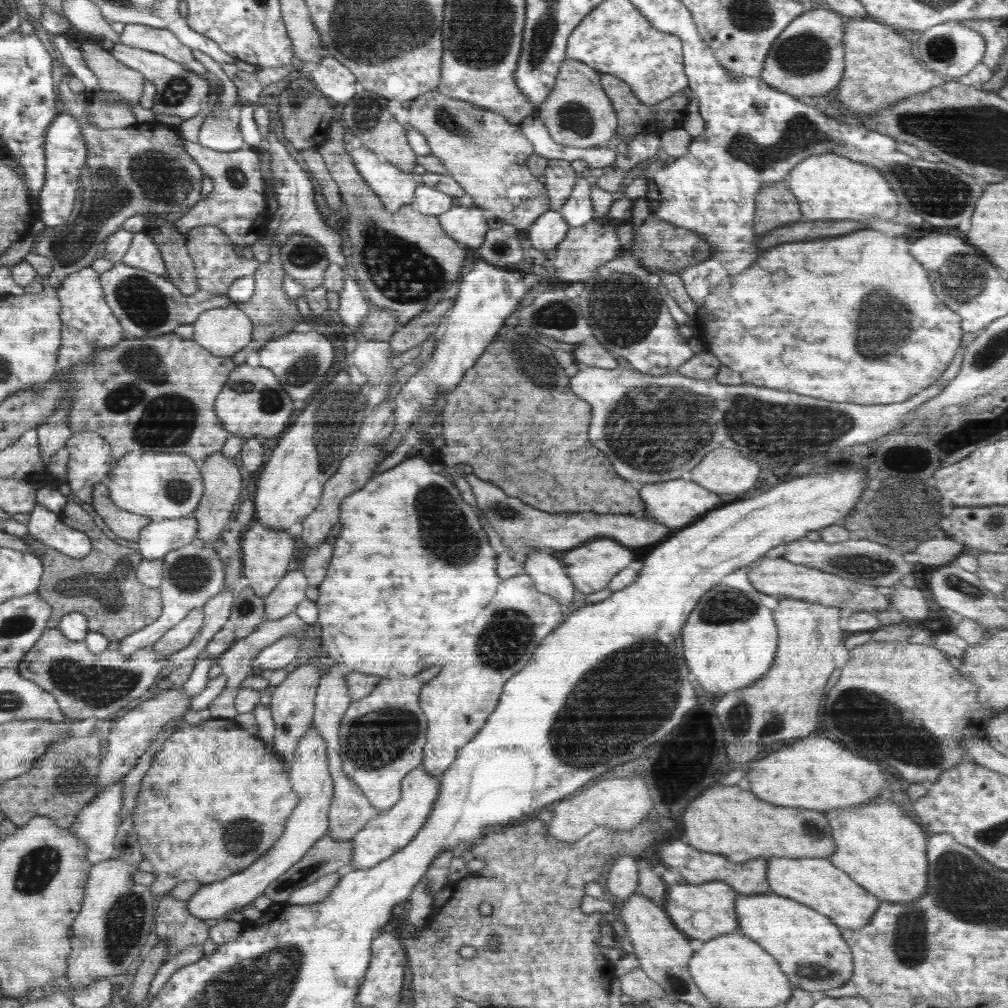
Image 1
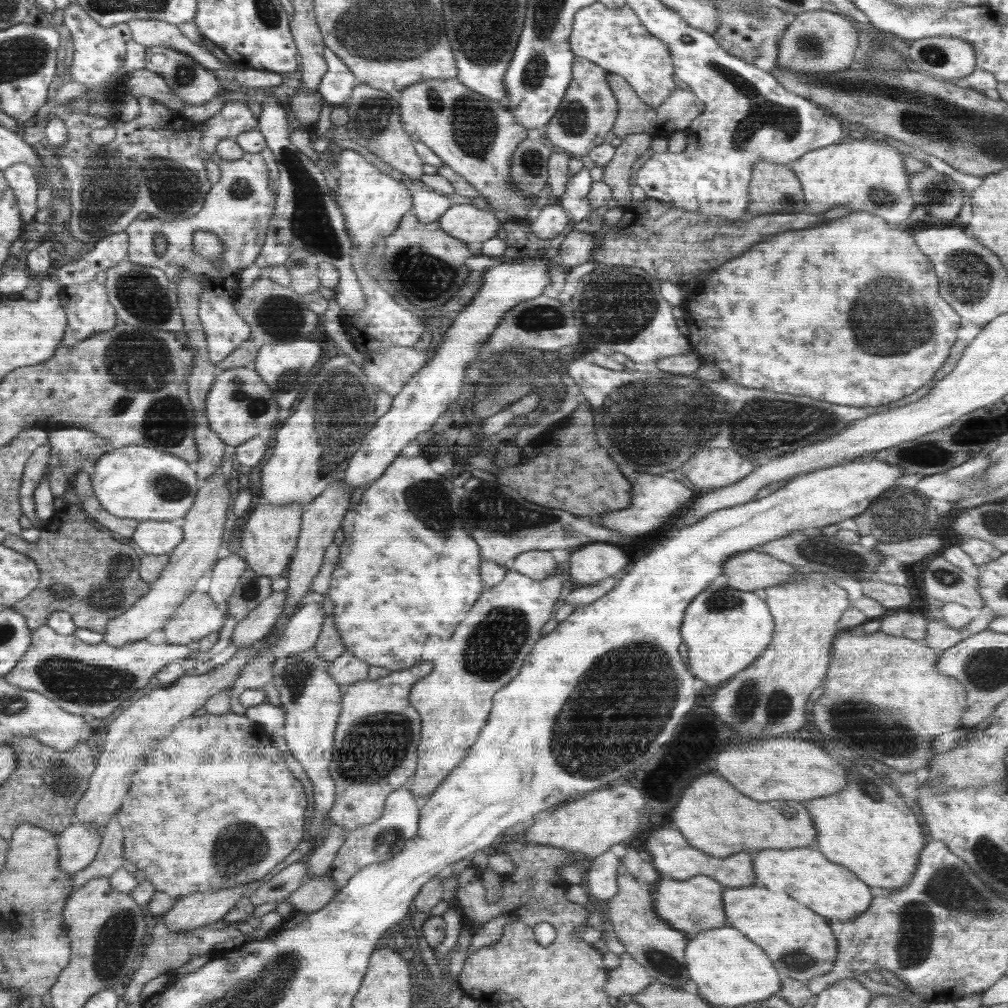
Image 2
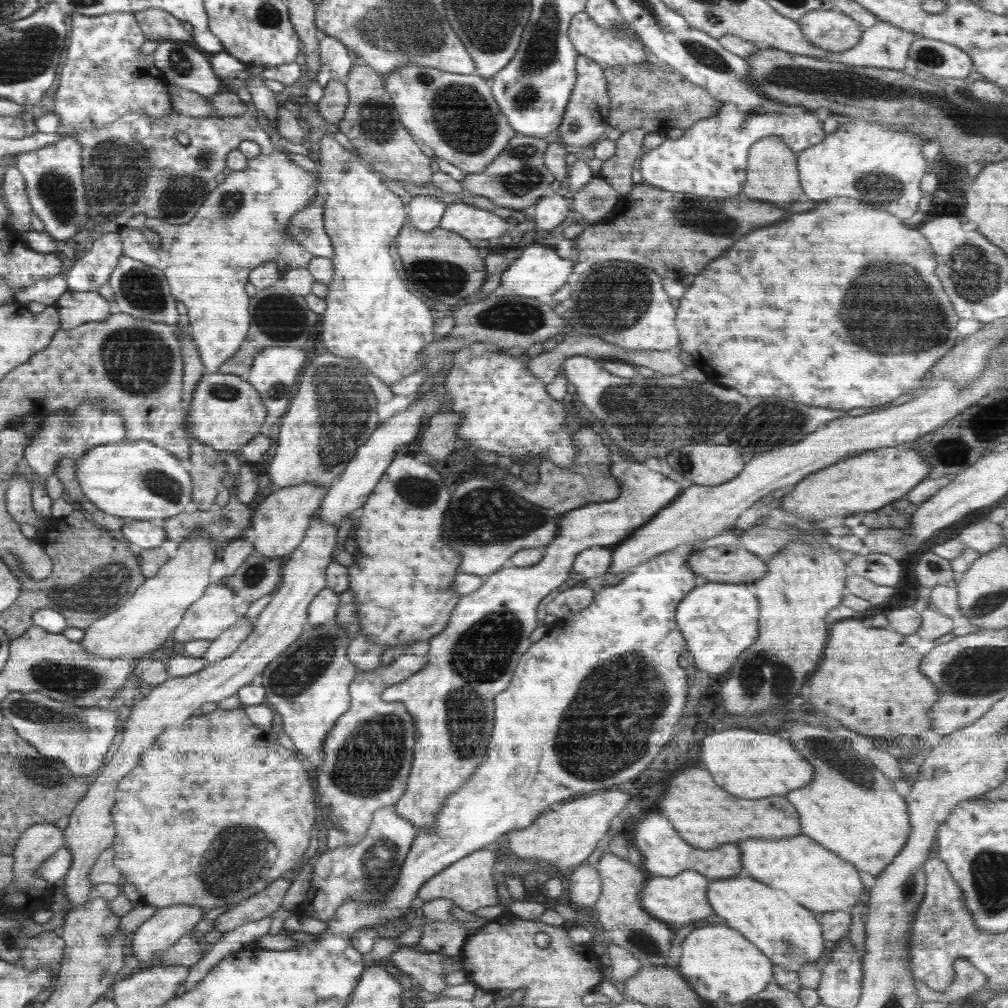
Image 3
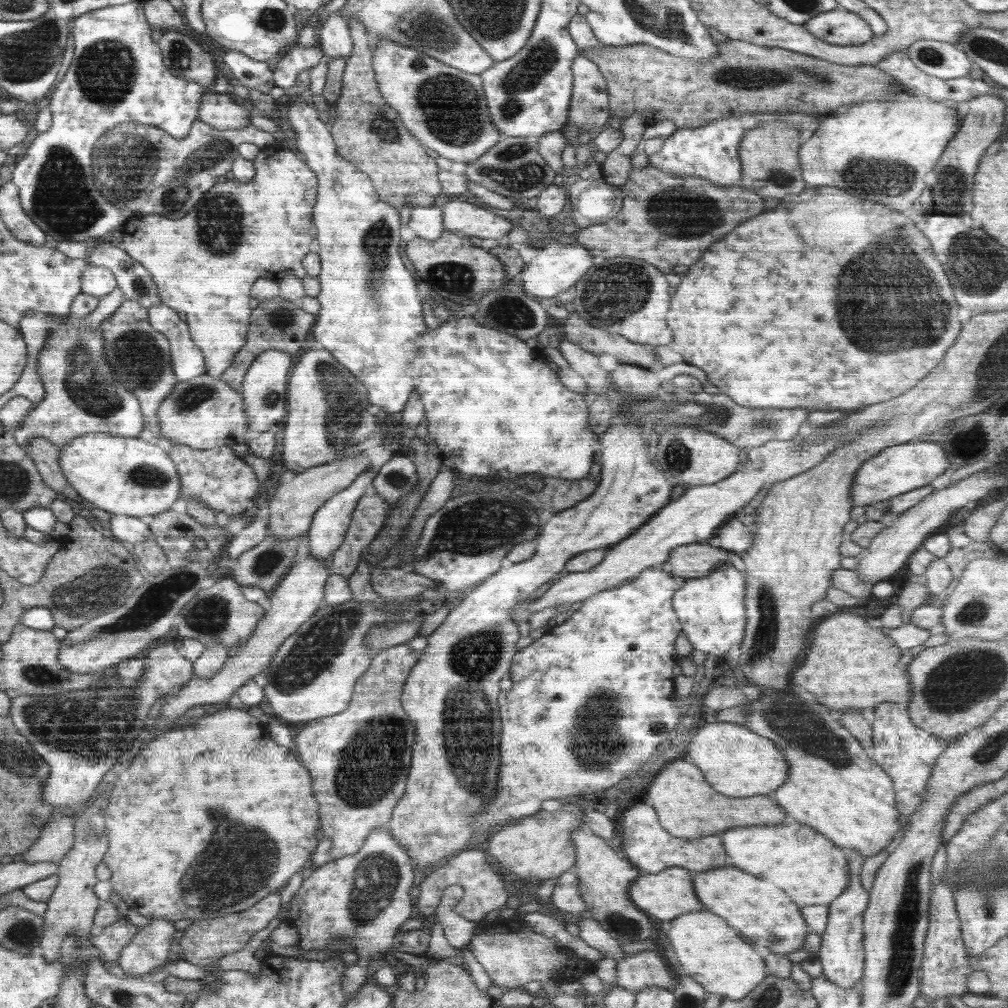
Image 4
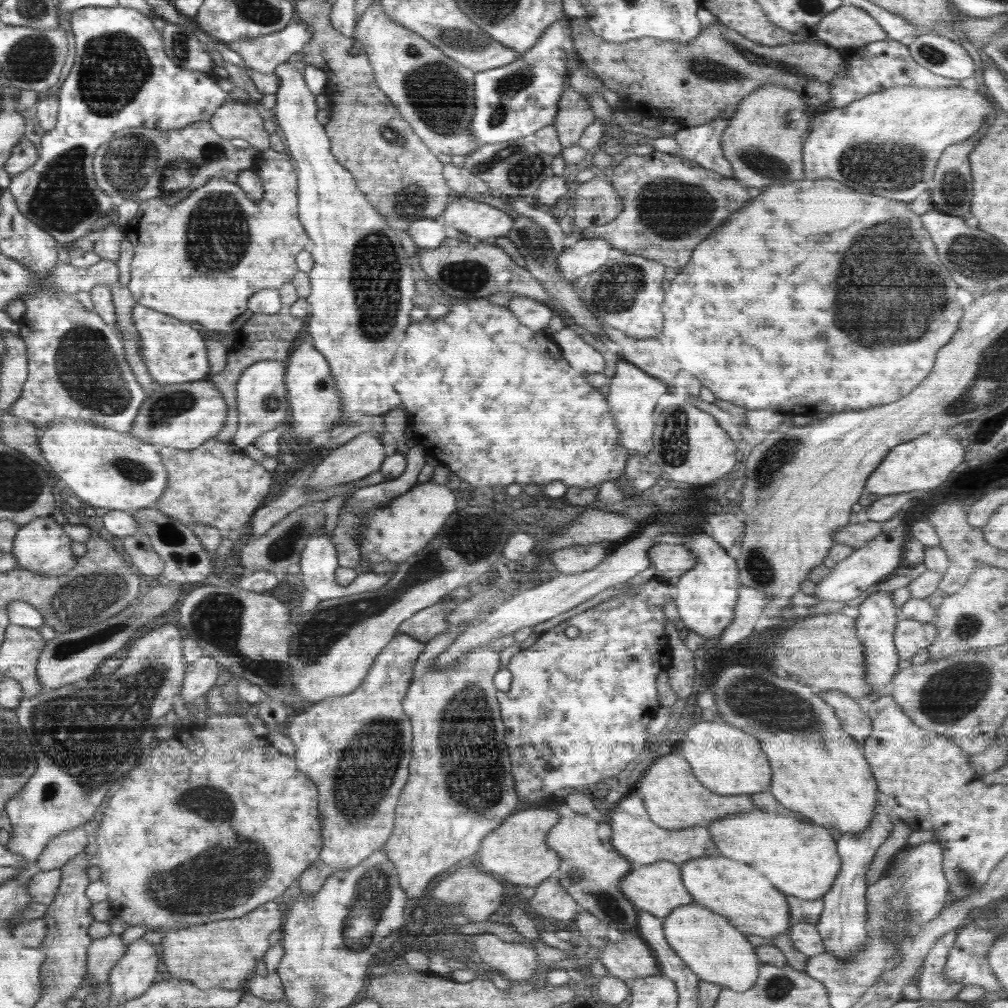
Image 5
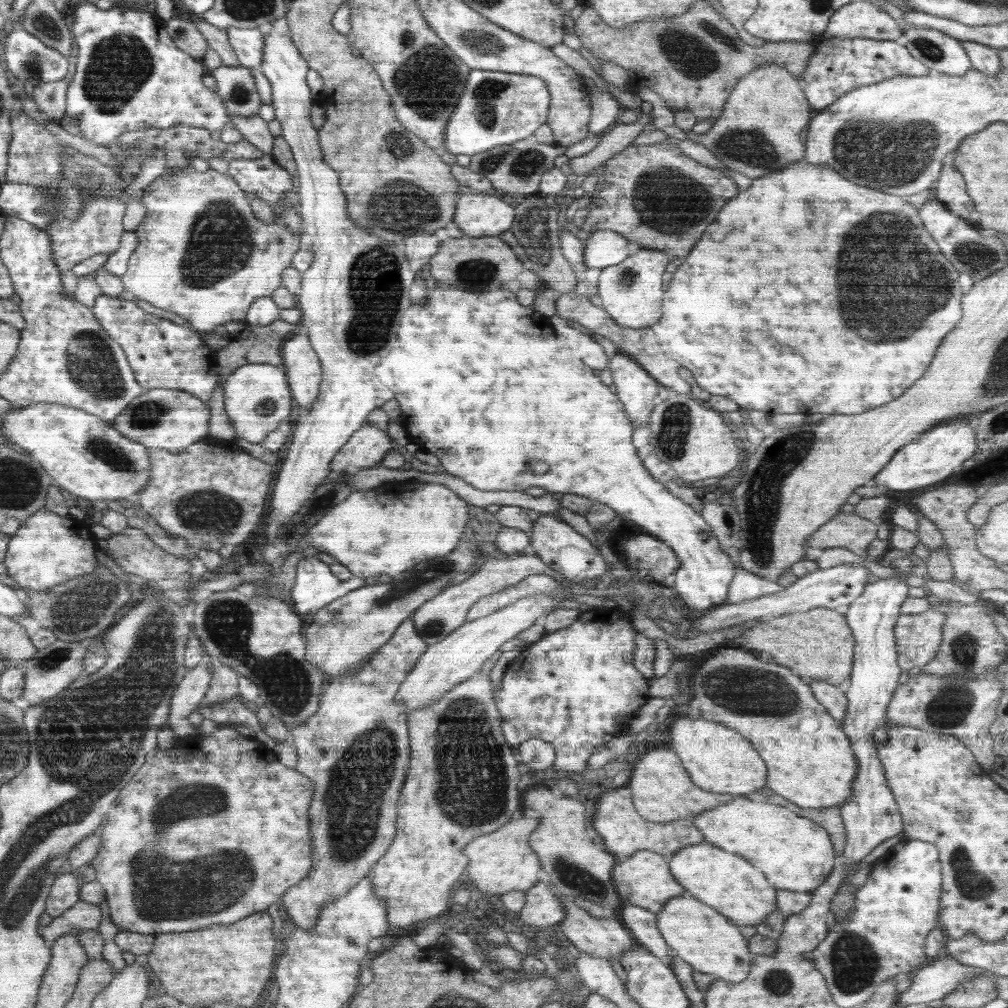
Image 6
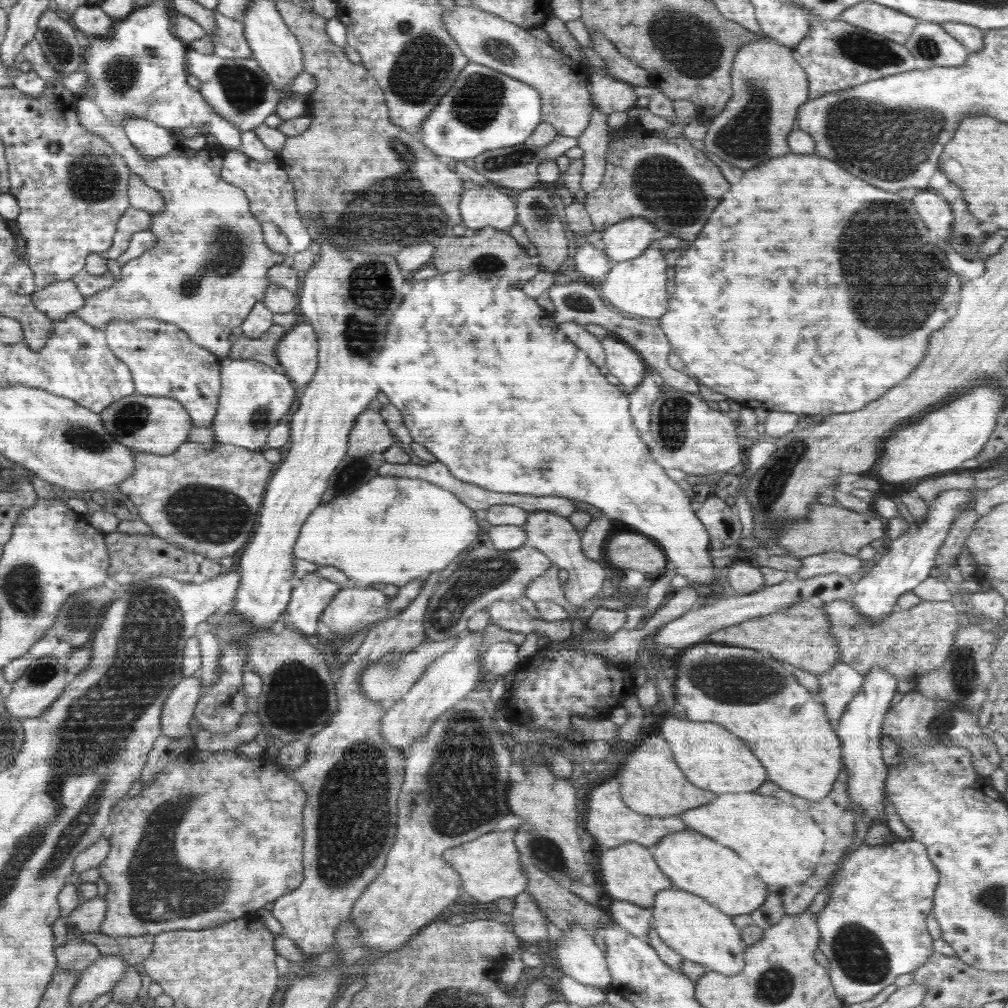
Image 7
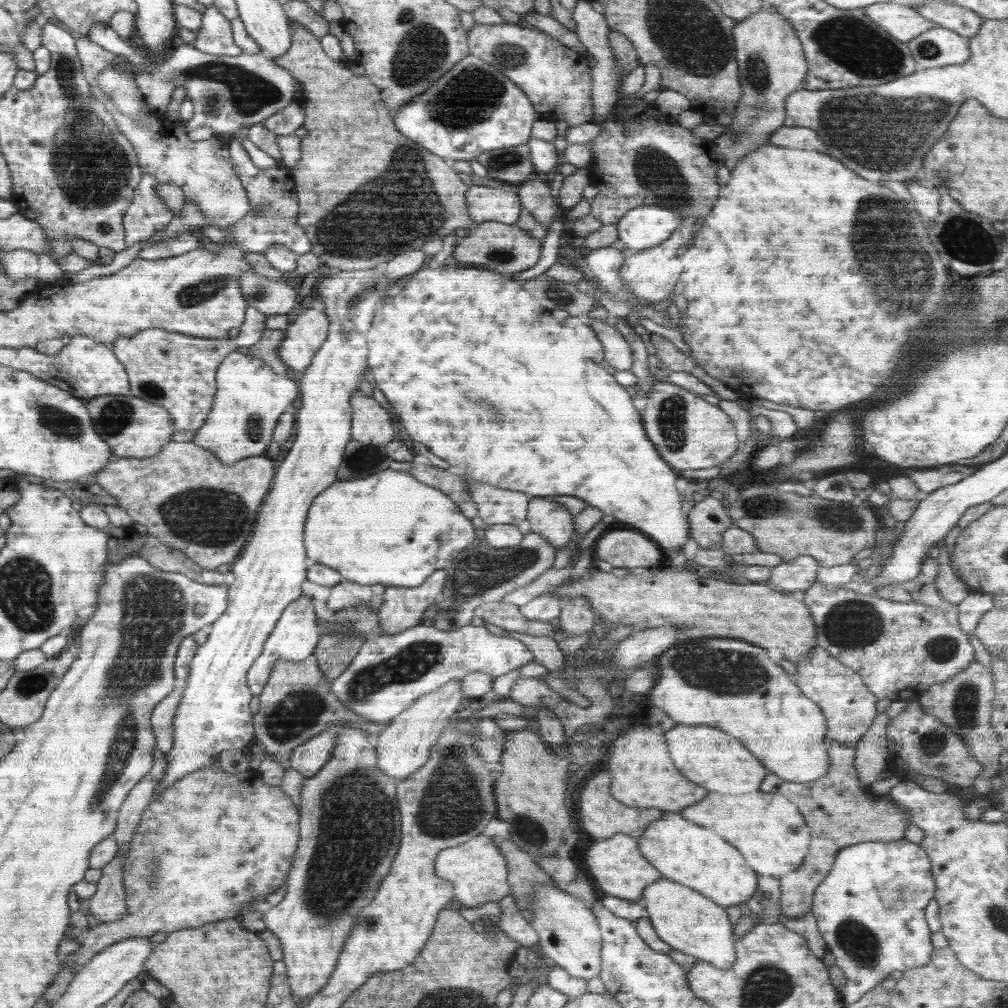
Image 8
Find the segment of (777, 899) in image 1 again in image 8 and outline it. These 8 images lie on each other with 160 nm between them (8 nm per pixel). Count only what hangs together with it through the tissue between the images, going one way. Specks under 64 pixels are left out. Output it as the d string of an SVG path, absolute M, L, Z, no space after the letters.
M665 811L658 820L650 822L637 839L642 856L662 874L662 878L673 880L697 890L700 894L707 896L712 902L724 908L738 905L744 908L745 902L756 890L756 874L744 862L742 854L734 846L730 846L730 843L726 842L724 838L716 836L714 830L696 826L694 822L687 821L679 812Z

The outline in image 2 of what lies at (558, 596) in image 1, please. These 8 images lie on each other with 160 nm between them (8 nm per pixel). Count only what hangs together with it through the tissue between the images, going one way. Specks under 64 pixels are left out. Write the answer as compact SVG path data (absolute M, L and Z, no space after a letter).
M546 549L529 550L518 554L514 559L514 571L520 572L535 581L552 576L558 569L552 553Z

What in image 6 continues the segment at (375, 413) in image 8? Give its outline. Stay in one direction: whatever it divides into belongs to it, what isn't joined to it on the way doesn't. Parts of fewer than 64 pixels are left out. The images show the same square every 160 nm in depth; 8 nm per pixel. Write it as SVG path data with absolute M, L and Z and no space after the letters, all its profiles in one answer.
M364 425L349 438L345 446L331 462L332 474L341 473L348 467L367 469L380 464L387 451L395 448L395 443L387 431L374 425Z

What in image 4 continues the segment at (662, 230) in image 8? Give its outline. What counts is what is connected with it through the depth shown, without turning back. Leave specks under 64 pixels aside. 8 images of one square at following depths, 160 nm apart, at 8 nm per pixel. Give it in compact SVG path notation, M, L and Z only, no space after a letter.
M554 240L552 244L538 250L537 256L524 266L517 278L522 280L522 288L526 294L534 298L554 297L576 285L576 282L593 266L592 258L584 246L572 240L568 244L565 240L562 242Z

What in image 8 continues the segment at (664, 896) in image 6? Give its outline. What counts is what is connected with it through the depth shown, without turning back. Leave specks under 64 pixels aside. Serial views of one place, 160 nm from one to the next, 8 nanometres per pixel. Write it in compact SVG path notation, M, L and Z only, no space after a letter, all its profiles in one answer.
M624 833L592 839L586 850L586 868L606 895L631 901L640 901L643 888L662 878L662 874L642 856L638 839Z

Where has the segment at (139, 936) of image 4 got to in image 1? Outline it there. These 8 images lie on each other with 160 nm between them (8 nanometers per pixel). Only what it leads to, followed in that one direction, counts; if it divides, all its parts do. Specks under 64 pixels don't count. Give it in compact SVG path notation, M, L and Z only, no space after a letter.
M314 727L310 728L306 736L302 736L298 742L290 778L290 786L293 786L293 791L298 795L300 802L287 820L285 832L282 833L281 838L265 856L258 858L258 862L247 870L237 872L225 880L202 885L187 902L187 911L194 918L213 923L224 919L227 913L242 910L246 904L251 904L255 898L262 895L274 880L297 865L302 857L327 834L335 782L329 769L329 754L326 754L325 738L322 738Z

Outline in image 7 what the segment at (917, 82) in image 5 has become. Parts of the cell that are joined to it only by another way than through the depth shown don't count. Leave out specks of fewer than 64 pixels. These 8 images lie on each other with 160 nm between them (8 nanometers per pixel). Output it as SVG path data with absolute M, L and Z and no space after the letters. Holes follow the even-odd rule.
M814 17L805 37L792 49L794 58L807 74L810 99L860 86L865 82L892 76L892 74L917 69L916 59L908 49L890 40L888 40L888 62L886 62L887 39L881 34L851 25L842 17L832 20ZM870 42L872 42L872 50L870 50Z

